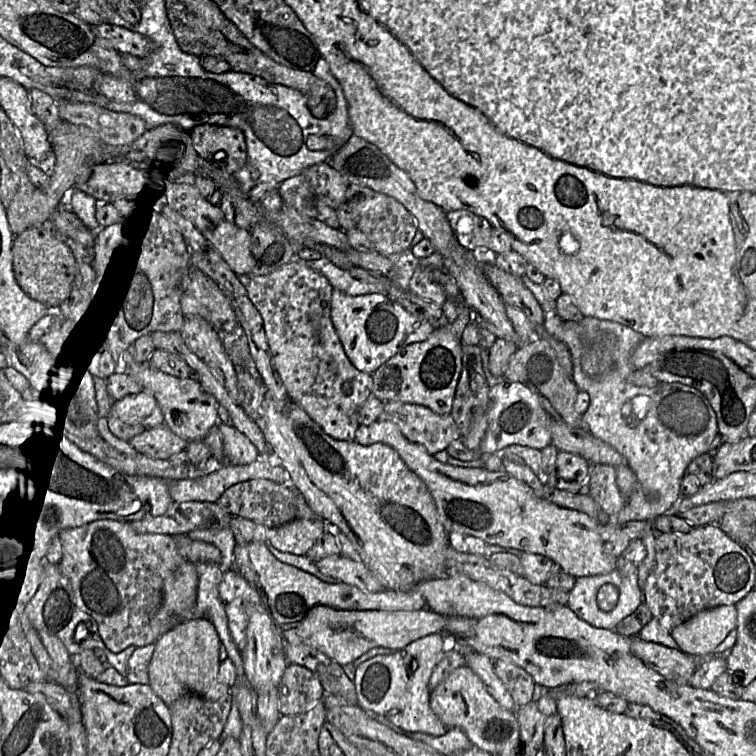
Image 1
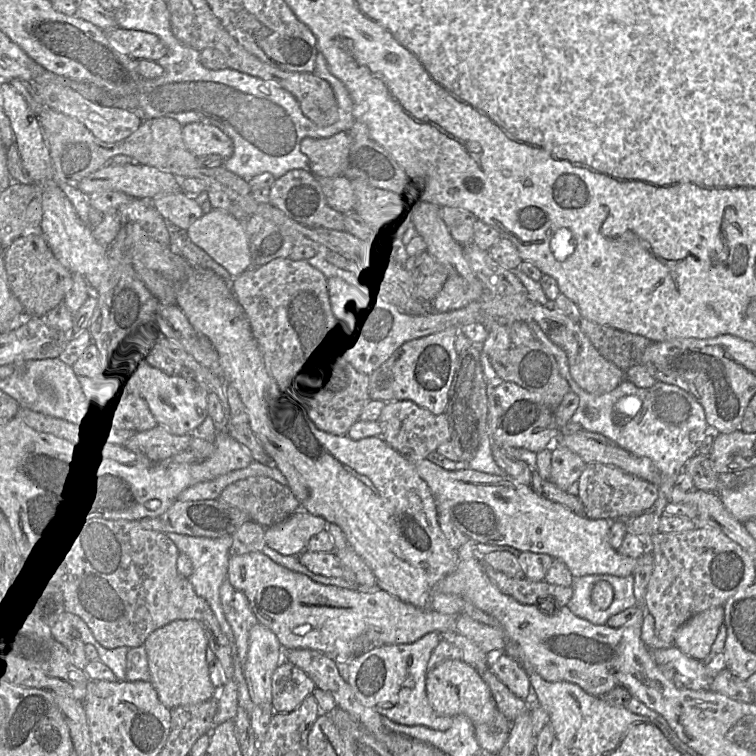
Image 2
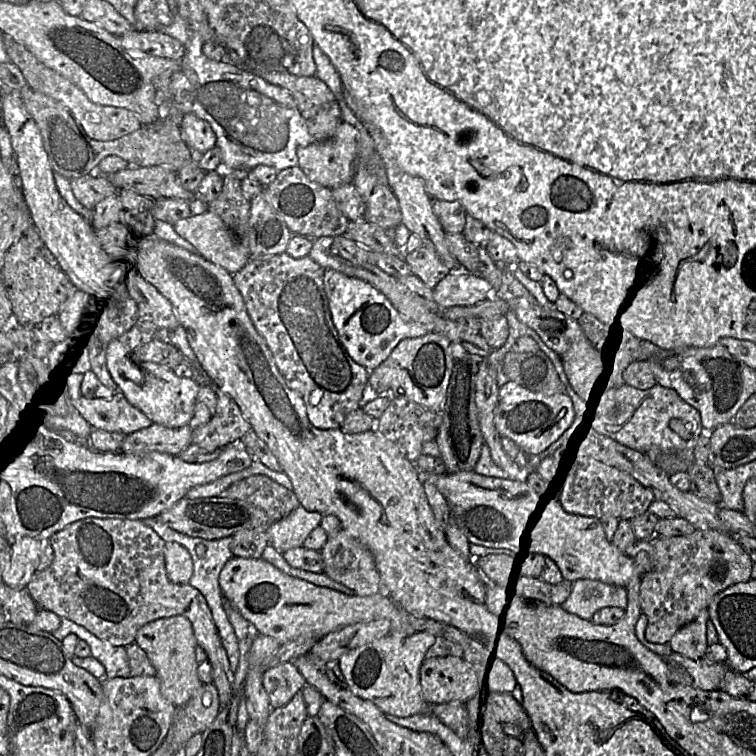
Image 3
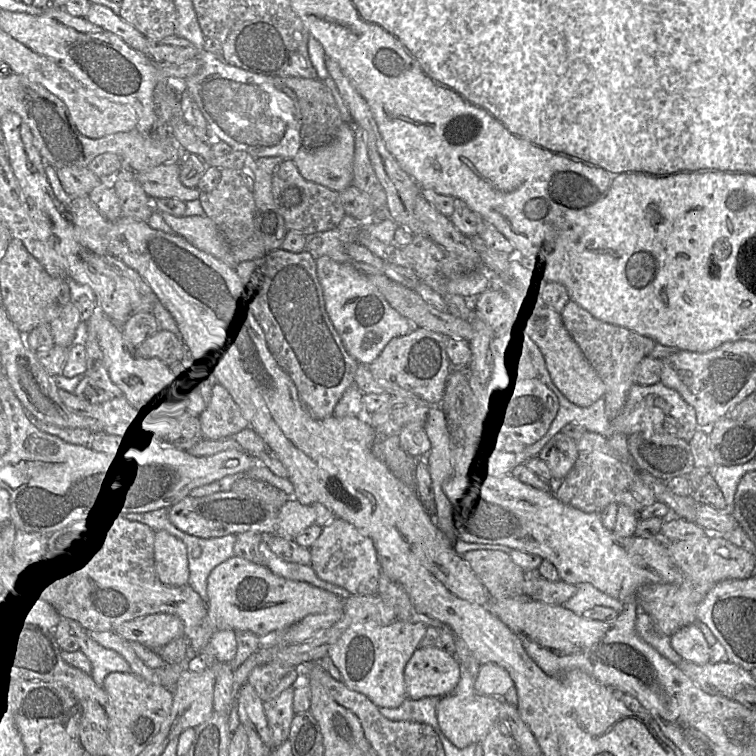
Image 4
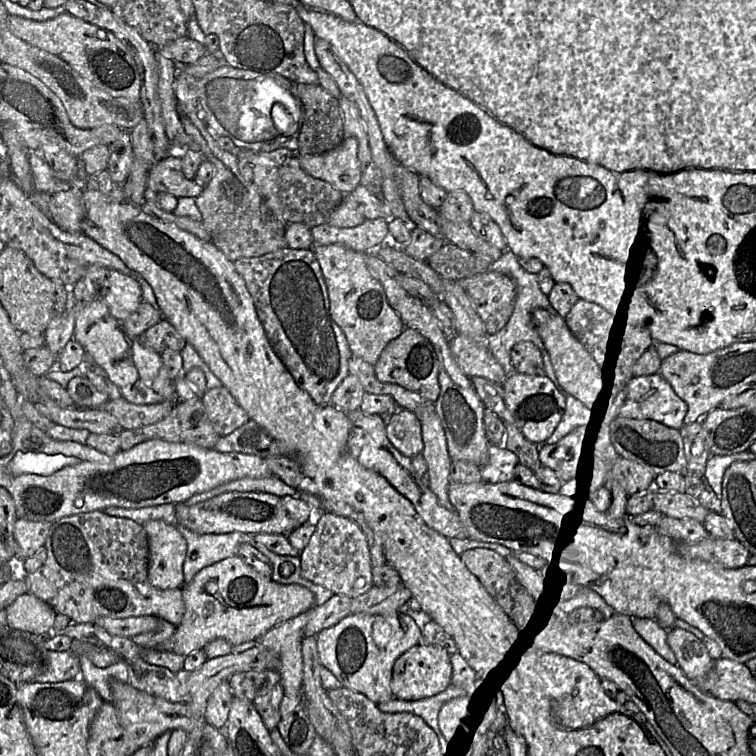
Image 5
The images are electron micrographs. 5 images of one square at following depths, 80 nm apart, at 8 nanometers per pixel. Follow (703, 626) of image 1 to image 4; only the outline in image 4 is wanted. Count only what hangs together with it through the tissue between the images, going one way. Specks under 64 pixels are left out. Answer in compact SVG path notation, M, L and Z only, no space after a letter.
M698 623L679 629L669 638L672 649L683 660L698 665L703 665L710 661L710 646Z

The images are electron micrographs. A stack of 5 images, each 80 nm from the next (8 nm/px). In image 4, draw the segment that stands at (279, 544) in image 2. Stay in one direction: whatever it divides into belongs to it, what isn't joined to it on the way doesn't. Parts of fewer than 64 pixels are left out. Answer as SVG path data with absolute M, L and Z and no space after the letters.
M291 496L279 509L279 521L275 534L288 540L294 540L315 522L315 509L312 506L301 504L294 496Z

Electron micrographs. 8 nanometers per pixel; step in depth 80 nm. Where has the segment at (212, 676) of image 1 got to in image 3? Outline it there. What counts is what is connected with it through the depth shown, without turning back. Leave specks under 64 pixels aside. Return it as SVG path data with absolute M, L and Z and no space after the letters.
M177 615L149 622L139 629L135 643L147 653L160 681L160 691L169 702L178 707L195 696L203 682L198 676L198 642L189 619Z

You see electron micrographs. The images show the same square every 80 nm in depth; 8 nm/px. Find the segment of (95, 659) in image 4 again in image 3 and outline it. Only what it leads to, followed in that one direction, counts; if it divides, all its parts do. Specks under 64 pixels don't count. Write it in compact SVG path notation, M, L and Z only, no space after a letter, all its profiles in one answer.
M67 618L60 619L59 628L52 633L56 639L62 641L69 634L75 634L89 645L92 657L103 664L106 670L105 678L131 677L126 647L113 646L98 638L85 627Z

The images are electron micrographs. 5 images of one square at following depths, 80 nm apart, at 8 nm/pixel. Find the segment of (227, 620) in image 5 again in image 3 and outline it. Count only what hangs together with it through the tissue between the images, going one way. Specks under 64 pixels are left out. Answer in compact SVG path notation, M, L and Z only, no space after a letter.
M232 557L219 575L219 585L224 596L241 615L257 628L259 634L272 636L280 644L299 637L310 637L315 641L345 626L361 622L388 619L391 633L397 636L409 636L415 629L409 622L407 611L399 607L384 591L370 596L346 595L330 588L314 585L308 581L287 575L262 558Z

